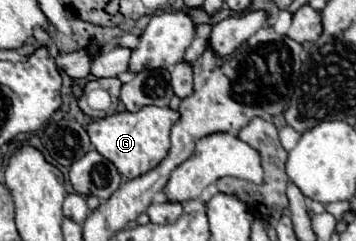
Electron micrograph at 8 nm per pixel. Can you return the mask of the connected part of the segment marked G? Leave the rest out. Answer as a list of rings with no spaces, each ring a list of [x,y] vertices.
[[[141,107],[141,111],[129,113],[121,111],[115,115],[109,115],[105,119],[93,119],[87,125],[87,133],[91,137],[91,143],[95,149],[115,163],[121,175],[125,177],[139,177],[153,167],[157,167],[167,151],[169,151],[169,131],[177,123],[179,111],[173,111],[169,107]]]

